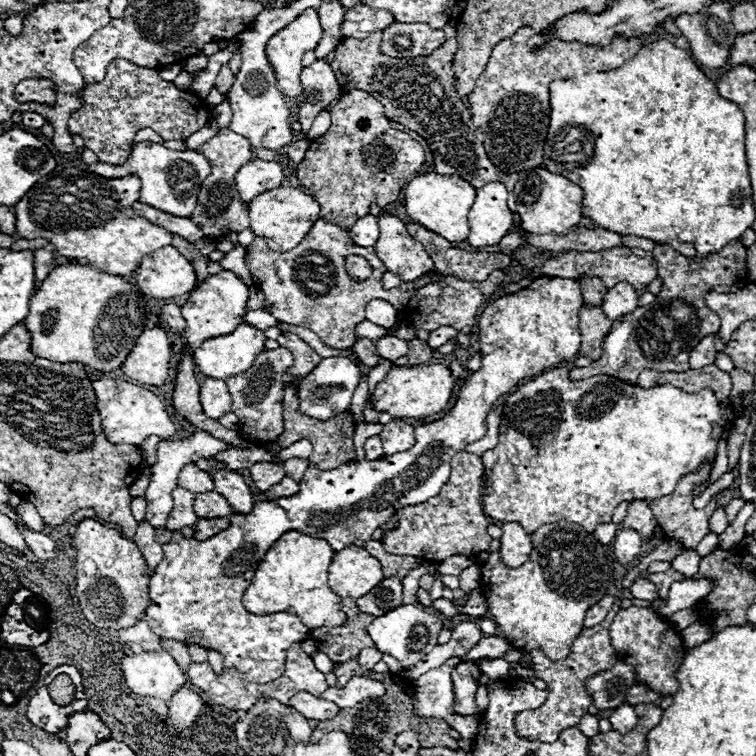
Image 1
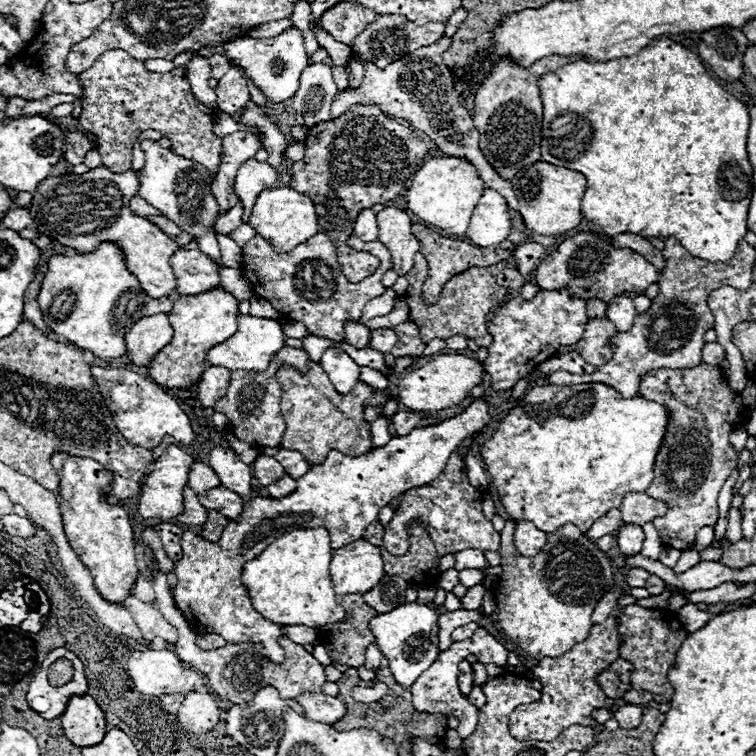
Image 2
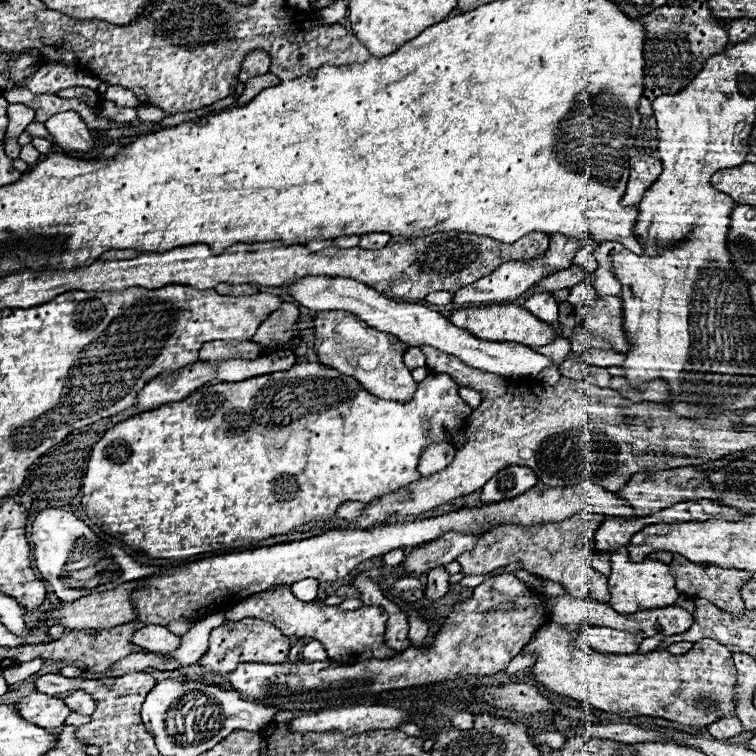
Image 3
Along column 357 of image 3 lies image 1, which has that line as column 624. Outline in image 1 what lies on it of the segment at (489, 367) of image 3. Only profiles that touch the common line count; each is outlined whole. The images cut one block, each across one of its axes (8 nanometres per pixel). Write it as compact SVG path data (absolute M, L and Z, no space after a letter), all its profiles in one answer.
M620 282L608 288L604 302L602 302L602 310L610 320L618 320L634 312L636 306L638 306L638 292L628 282Z

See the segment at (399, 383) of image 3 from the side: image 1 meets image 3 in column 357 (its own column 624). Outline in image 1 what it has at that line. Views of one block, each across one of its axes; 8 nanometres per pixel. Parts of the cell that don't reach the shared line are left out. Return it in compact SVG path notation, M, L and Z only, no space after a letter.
M732 240L732 244L728 244L724 250L706 258L682 256L668 244L656 244L652 252L658 264L658 276L664 282L662 292L656 296L656 302L644 308L638 306L632 314L626 314L622 320L616 320L610 334L604 338L604 352L600 360L592 362L586 368L572 368L570 380L584 380L596 374L608 374L634 384L644 368L686 372L690 368L690 350L706 334L718 332L720 328L720 318L706 308L704 296L710 290L736 292L740 290L740 286L748 284L746 246L740 240Z

